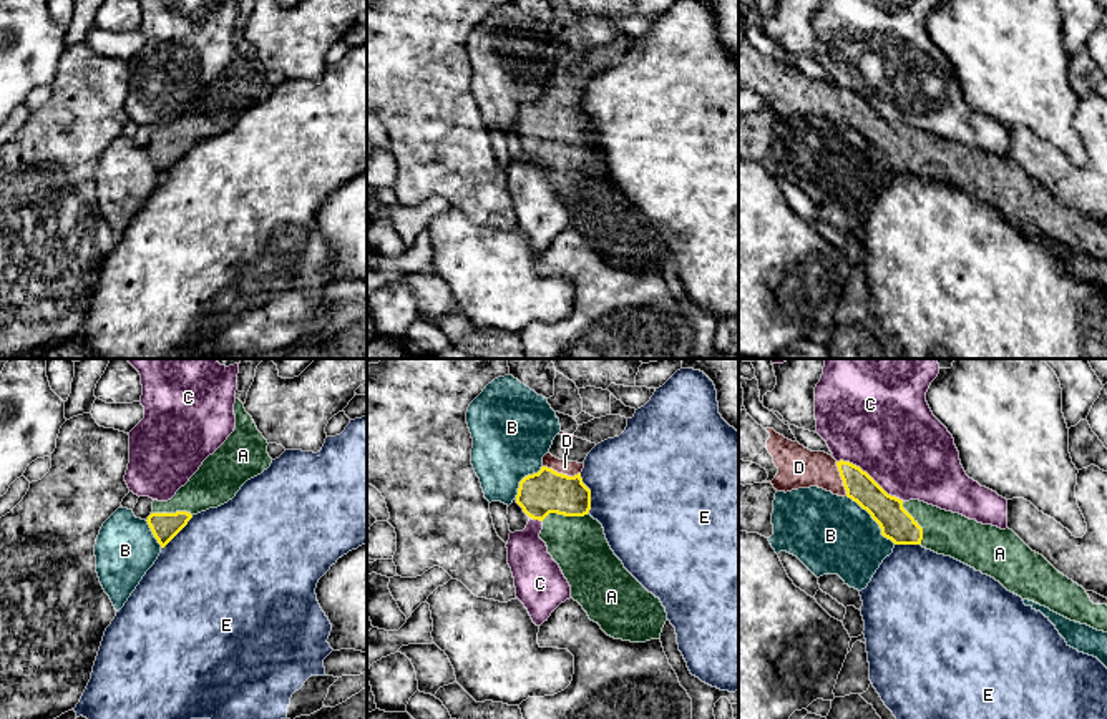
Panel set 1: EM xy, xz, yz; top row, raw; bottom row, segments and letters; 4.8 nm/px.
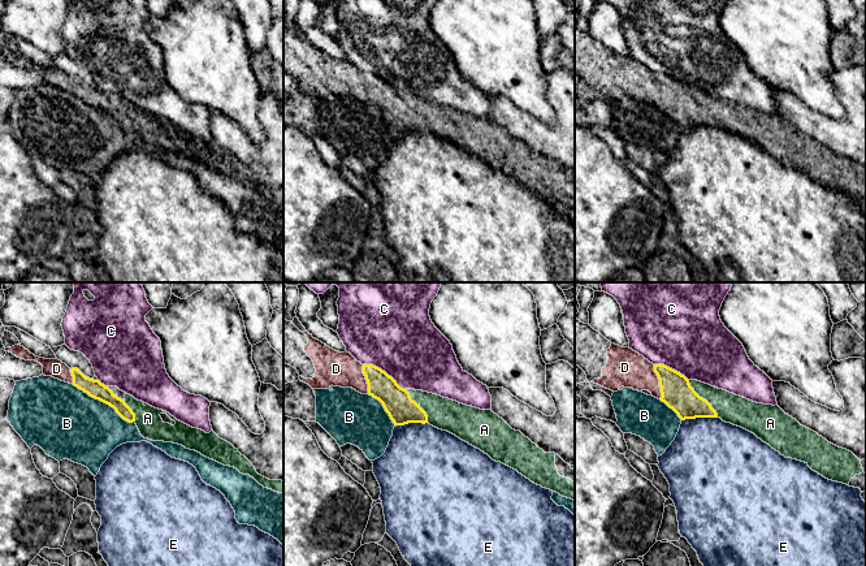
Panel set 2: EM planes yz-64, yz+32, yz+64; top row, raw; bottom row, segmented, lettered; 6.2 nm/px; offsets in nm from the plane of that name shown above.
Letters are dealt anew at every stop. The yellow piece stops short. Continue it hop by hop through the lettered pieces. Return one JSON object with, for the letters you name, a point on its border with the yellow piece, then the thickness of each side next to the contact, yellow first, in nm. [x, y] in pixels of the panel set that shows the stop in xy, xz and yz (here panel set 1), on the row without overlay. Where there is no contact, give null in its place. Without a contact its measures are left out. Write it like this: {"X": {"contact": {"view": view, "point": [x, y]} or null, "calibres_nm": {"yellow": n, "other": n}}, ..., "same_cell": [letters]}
{"A": {"contact": {"view": "xz", "point": [565, 143]}, "calibres_nm": {"yellow": 220, "other": 280}}, "D": {"contact": {"view": "xz", "point": [561, 102]}, "calibres_nm": {"yellow": 220, "other": 70}}, "same_cell": ["A", "D"]}

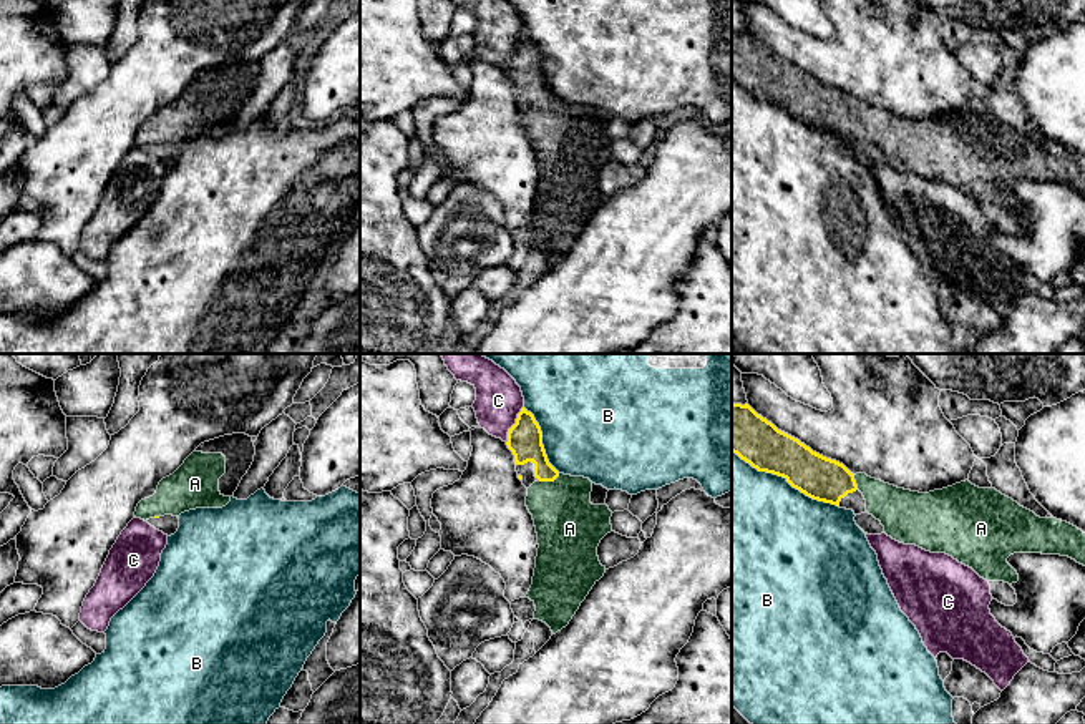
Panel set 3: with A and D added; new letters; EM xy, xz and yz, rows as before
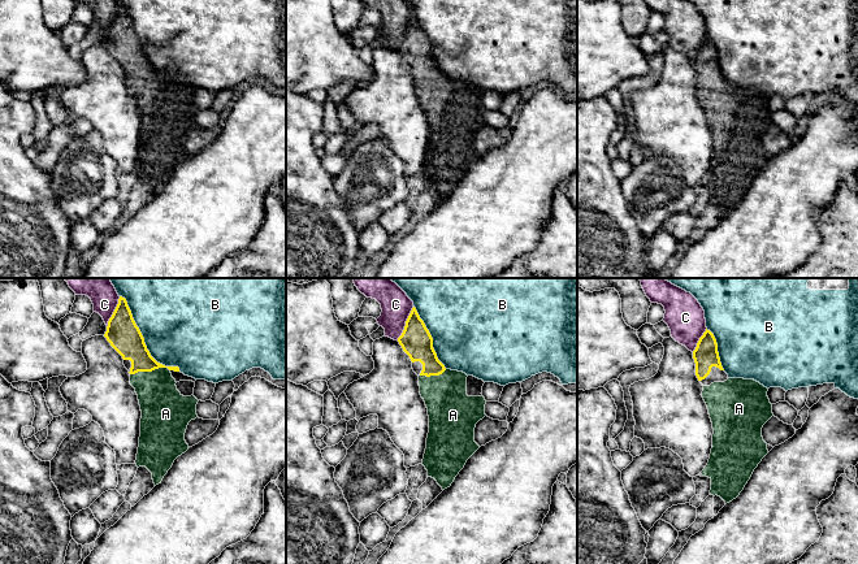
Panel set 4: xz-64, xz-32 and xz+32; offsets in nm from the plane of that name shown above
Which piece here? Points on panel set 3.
{"A": {"contact": {"view": "xz", "point": [549, 108]}, "calibres_nm": {"yellow": 180, "other": 320}}, "same_cell": ["A"]}

